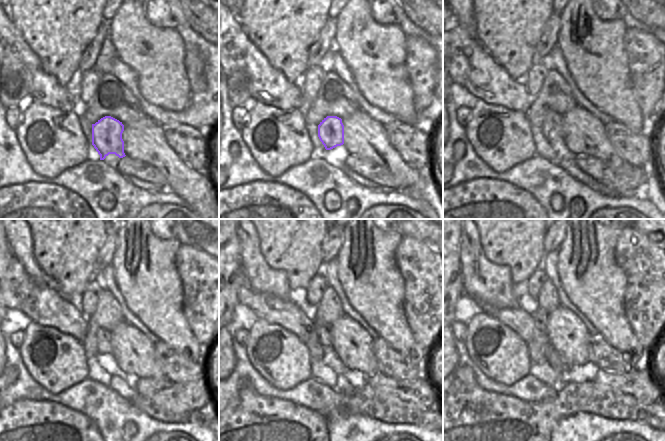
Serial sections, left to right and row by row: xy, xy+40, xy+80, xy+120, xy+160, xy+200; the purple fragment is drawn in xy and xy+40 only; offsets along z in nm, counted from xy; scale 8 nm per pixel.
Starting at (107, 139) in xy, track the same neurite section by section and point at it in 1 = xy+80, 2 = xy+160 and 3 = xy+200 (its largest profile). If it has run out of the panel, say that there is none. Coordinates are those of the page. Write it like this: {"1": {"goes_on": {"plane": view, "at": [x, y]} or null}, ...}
{"1": {"goes_on": {"plane": "xy+80", "at": [553, 129]}}, "2": {"goes_on": {"plane": "xy+160", "at": [322, 329]}}, "3": {"goes_on": {"plane": "xy+200", "at": [540, 316]}}}

